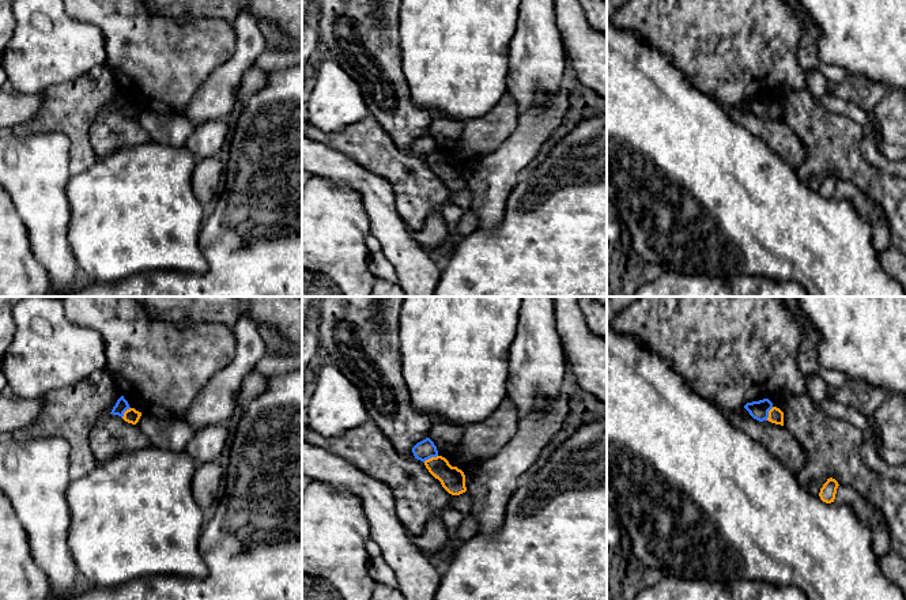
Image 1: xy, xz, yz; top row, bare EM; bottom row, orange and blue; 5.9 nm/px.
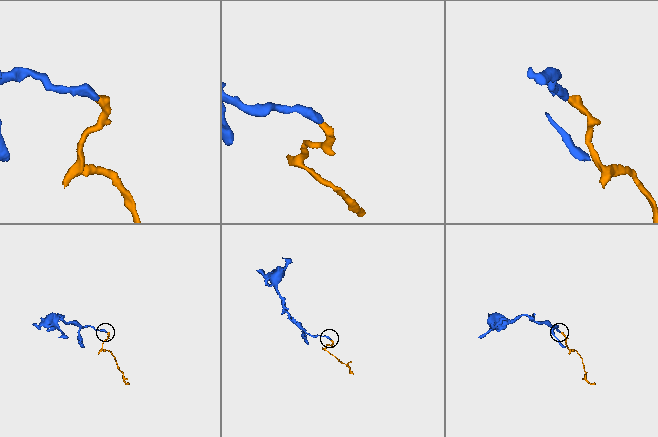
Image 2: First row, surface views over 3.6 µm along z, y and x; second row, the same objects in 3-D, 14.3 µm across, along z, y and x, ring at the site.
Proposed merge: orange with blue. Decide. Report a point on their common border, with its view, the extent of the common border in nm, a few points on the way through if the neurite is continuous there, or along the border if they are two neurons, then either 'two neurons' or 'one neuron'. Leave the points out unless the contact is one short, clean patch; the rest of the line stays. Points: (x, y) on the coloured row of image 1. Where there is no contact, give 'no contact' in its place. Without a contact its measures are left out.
contact xz (431, 457); length 100 nm; way xz (453, 480), (431, 457), (425, 449); one neuron

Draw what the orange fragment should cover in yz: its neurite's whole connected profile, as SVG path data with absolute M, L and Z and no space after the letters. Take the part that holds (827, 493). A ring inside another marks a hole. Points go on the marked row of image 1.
M833 478L827 479L827 482L820 488L819 493L820 499L826 503L834 502L838 486L839 484L835 479Z

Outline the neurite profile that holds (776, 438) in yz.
M737 411L728 412L726 416L735 427L762 444L790 472L799 473L804 468L807 463L804 449L784 426L741 416Z

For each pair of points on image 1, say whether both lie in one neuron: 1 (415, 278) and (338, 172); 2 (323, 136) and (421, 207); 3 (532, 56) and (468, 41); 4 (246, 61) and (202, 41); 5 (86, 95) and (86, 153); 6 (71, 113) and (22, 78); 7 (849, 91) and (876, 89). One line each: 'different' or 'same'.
1: same
2: same
3: different
4: different
5: same
6: different
7: same

